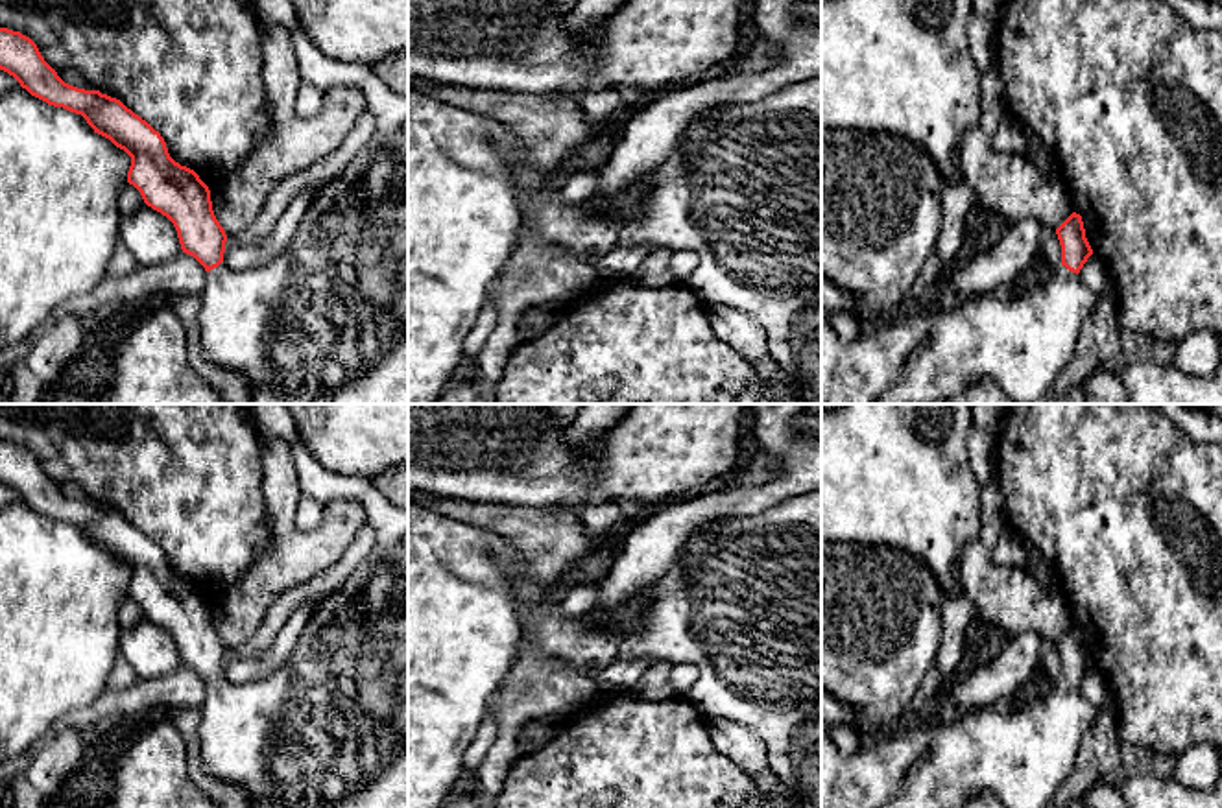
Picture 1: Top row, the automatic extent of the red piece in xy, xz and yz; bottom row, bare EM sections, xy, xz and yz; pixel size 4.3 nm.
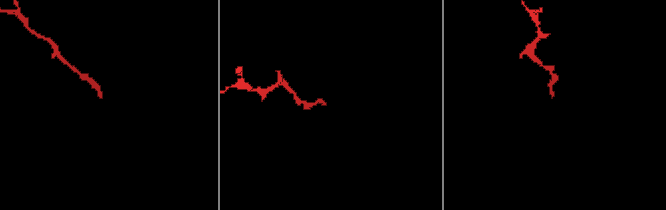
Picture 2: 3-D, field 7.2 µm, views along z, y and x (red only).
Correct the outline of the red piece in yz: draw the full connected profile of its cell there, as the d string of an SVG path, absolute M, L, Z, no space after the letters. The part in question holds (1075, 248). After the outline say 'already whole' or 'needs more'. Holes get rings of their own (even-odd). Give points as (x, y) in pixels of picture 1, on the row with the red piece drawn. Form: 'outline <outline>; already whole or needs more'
outline M1072 212L1056 234L1061 245L1061 266L1052 269L1045 284L1032 290L982 293L952 312L936 312L932 297L888 327L866 327L853 343L845 343L821 317L821 404L934 404L965 391L980 378L993 380L1013 404L1034 404L1052 391L1058 374L1074 354L1084 321L1098 303L1096 293L1078 277L1093 255L1082 216Z; needs more

